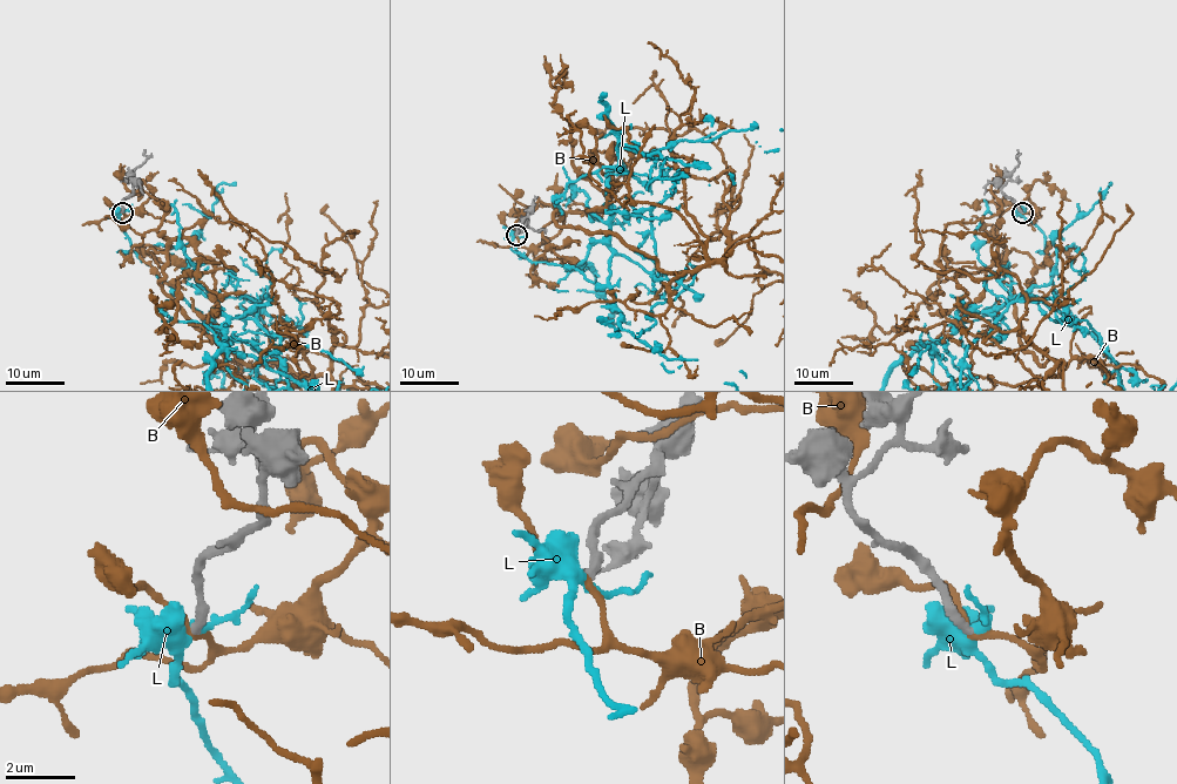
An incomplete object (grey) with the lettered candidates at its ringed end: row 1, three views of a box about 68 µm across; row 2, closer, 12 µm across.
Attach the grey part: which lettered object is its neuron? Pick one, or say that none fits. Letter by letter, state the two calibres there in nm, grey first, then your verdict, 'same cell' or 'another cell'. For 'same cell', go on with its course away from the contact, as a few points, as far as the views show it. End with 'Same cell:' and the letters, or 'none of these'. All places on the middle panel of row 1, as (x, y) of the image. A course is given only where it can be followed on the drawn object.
B: calibres 280 and 180 nm; another cell
L: calibres 280 and 360 nm; another cell
Same cell: none of these

